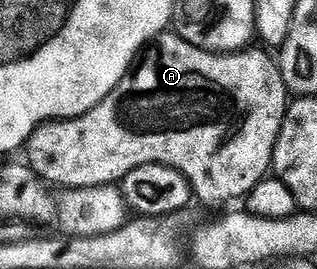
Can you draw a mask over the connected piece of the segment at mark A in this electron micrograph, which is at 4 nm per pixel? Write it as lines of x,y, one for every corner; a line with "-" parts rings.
176,34
158,36
144,49
139,63
130,71
129,75
123,77
115,86
115,90
111,90
111,94
107,94
107,98
99,101
94,108
84,112
82,116
73,116
69,120
51,120
47,124
39,125
33,131
27,145
28,167
32,168
33,173
40,176
46,185
58,184
58,189
64,190
66,188
92,188
99,184
113,186
123,181
125,176
131,174
136,168
148,164
165,164
167,167
181,172
189,180
196,199
201,199
205,204
223,204
227,200
237,200
240,196
241,199
248,197
249,191
260,180
264,180
270,175
273,168
273,151
277,145
281,127
285,124
286,111
291,103
291,93
283,82
280,63
274,57
272,60
265,52
253,51
242,50
228,54
209,52
206,48
195,46

